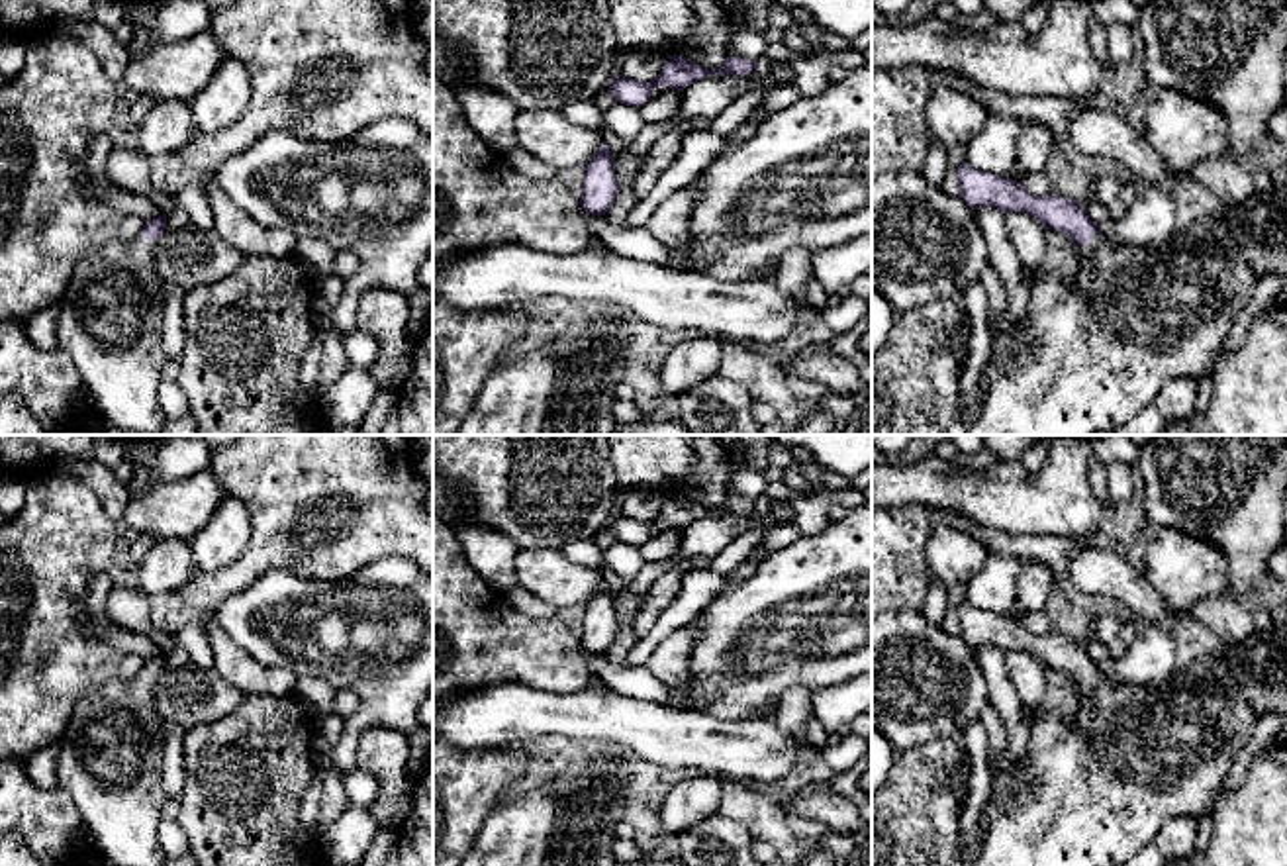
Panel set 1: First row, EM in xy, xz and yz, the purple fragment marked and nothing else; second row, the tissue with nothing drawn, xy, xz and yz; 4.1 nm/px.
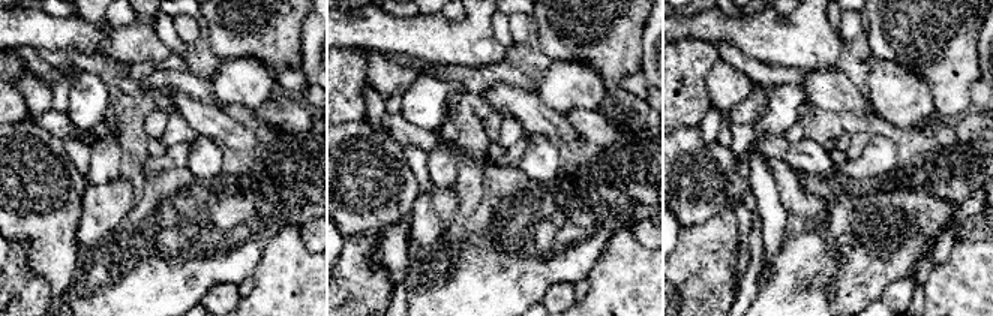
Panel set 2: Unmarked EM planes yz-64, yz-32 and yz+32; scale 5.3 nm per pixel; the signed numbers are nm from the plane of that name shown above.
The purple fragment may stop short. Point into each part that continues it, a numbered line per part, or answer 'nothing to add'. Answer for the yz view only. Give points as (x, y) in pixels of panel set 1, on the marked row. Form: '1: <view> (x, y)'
1: yz (1135, 318)

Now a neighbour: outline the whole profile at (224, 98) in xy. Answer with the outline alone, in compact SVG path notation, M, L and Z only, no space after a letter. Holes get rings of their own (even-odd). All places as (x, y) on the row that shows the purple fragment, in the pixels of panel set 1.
M227 53L212 80L190 102L196 131L214 135L227 129L245 112L249 98L249 72Z

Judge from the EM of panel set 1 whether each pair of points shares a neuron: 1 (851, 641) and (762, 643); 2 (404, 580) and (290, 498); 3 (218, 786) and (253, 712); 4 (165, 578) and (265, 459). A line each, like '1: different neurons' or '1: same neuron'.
1: same neuron
2: different neurons
3: same neuron
4: different neurons

